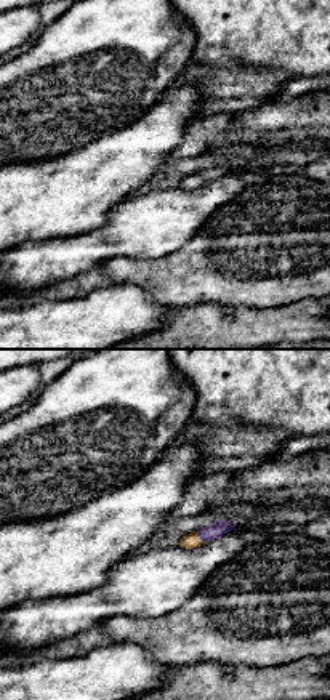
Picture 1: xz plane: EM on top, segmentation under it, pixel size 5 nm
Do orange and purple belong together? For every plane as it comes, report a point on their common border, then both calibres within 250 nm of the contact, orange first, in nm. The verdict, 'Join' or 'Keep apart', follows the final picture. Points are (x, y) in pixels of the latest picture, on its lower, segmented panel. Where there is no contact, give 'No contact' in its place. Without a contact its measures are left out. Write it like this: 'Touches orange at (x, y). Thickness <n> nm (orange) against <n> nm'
Touches orange at (197, 537). Thickness 70 nm (orange) against 80 nm

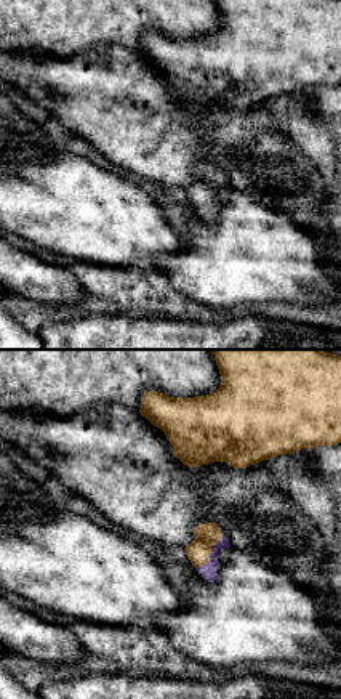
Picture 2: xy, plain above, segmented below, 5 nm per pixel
Touches orange at (210, 553). Thickness 120 nm (orange) against 90 nm

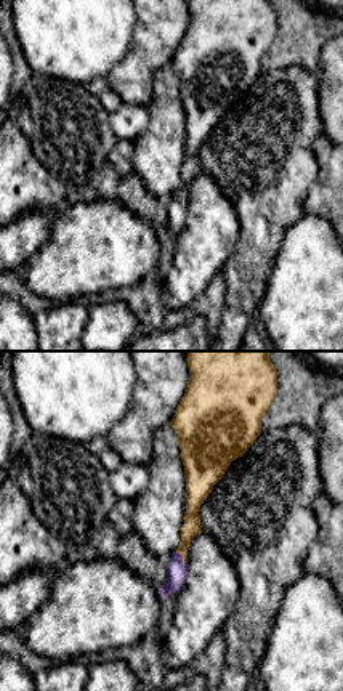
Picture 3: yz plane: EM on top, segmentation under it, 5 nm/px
Touches orange at (181, 555). Thickness 90 nm (orange) against 100 nm

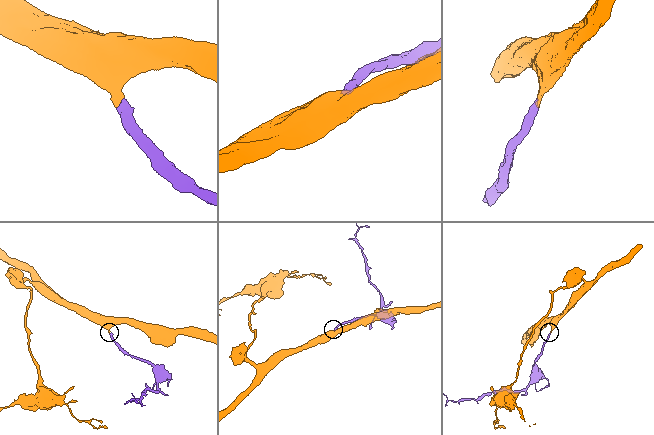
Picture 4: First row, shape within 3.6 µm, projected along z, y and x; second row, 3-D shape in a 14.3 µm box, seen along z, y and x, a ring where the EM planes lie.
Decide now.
Join

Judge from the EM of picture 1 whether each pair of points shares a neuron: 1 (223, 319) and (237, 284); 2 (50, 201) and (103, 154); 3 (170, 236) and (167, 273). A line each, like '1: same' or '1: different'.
1: different
2: same
3: different

